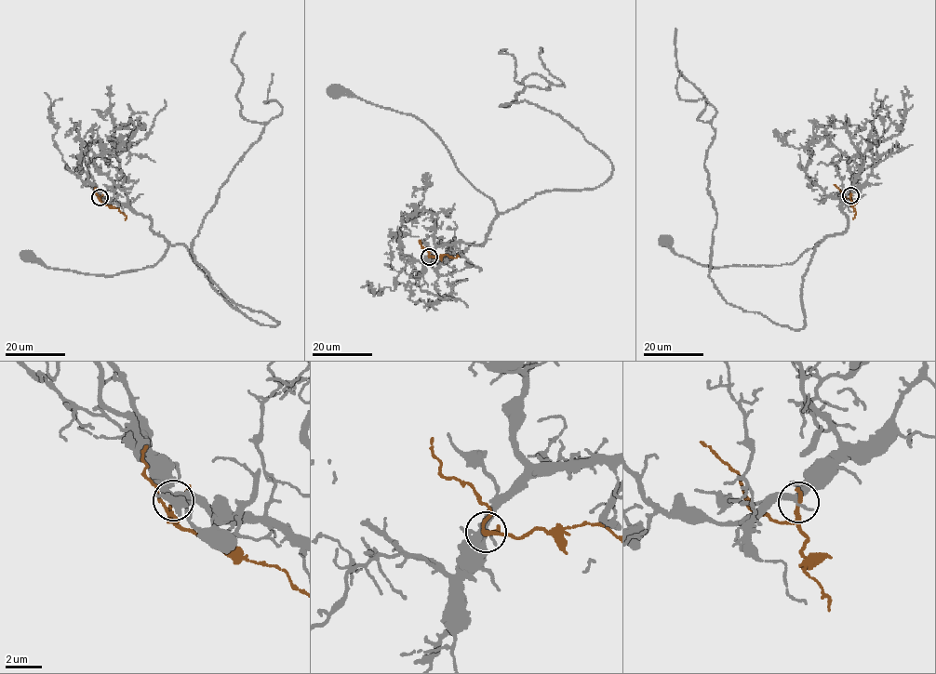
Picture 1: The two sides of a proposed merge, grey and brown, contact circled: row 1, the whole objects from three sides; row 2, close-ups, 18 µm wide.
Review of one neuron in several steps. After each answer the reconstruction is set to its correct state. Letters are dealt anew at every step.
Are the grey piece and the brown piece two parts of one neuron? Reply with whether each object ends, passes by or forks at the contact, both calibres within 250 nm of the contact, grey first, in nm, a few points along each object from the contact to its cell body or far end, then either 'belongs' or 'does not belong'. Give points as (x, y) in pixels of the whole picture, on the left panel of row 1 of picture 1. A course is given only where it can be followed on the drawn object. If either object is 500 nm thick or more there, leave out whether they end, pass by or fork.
grey passes by | brown ends | 360/280 nm | grey via (100, 197), (126, 203), (167, 241), (153, 266), (106, 276), (50, 269), (28, 257) | brown via (100, 197), (102, 202), (117, 207), (126, 219) | does not belong

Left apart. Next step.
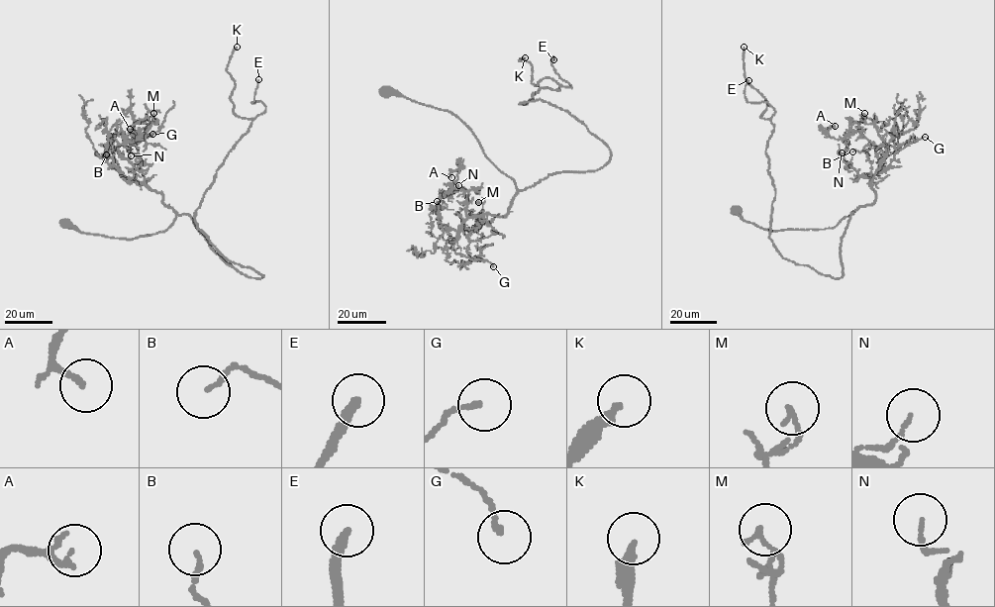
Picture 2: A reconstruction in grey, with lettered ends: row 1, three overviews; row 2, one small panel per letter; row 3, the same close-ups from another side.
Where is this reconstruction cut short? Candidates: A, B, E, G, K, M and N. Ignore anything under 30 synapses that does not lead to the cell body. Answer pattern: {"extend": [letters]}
{"extend": ["E", "K"]}

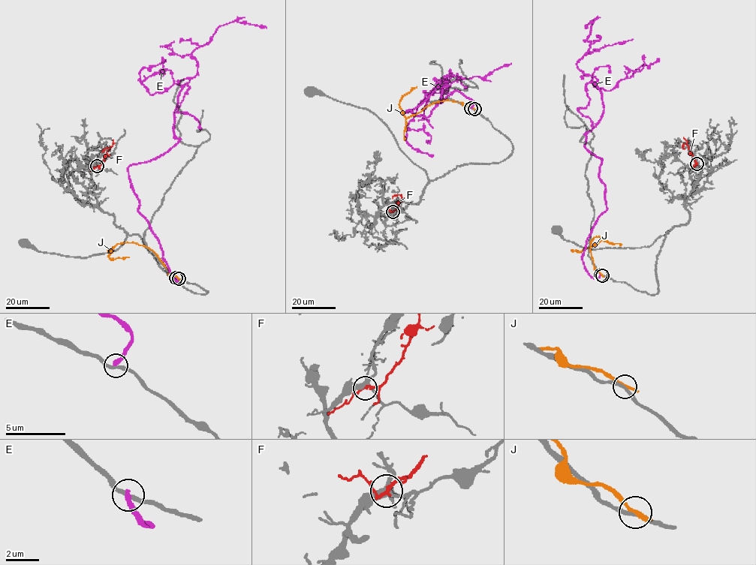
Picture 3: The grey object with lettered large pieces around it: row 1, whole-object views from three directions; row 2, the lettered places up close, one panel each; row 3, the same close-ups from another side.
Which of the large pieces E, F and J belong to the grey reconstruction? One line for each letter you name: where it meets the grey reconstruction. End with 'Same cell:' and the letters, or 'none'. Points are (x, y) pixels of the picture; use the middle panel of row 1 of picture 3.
Same cell: none

